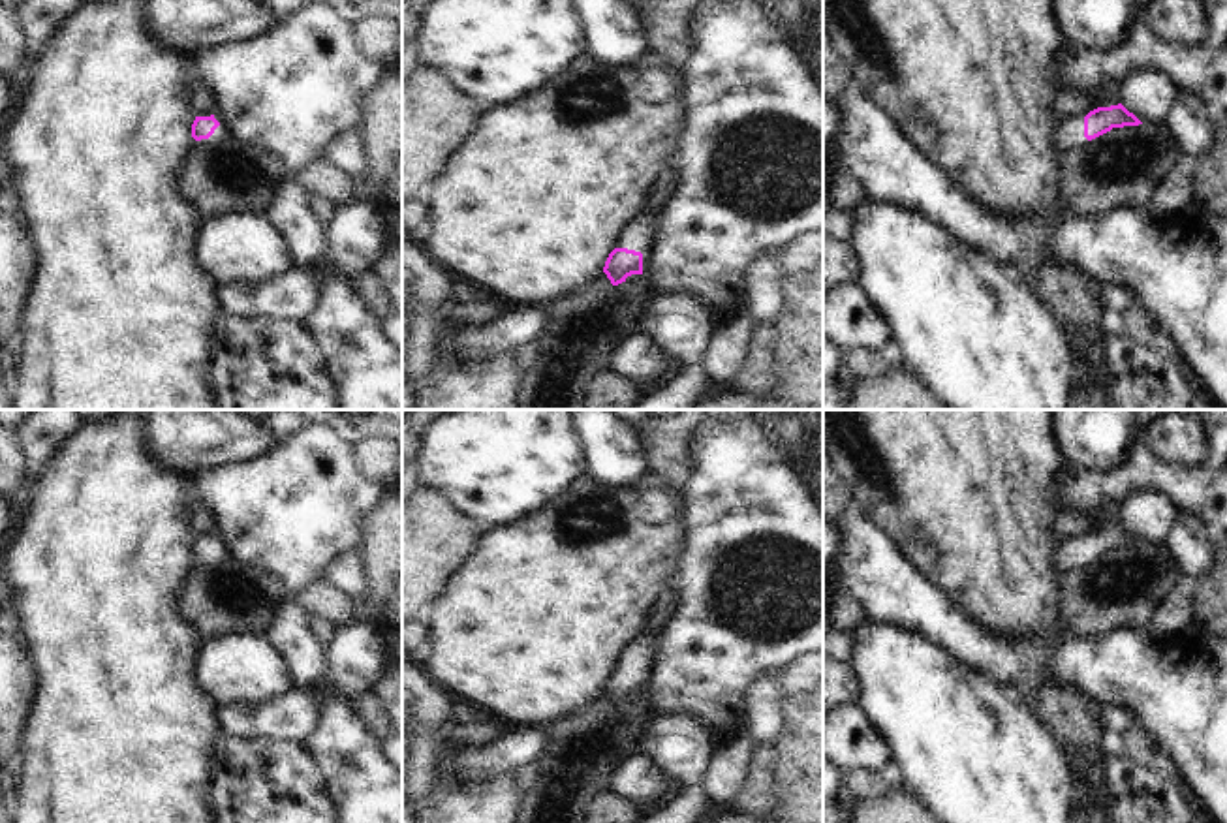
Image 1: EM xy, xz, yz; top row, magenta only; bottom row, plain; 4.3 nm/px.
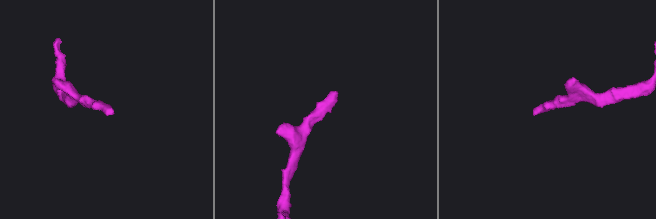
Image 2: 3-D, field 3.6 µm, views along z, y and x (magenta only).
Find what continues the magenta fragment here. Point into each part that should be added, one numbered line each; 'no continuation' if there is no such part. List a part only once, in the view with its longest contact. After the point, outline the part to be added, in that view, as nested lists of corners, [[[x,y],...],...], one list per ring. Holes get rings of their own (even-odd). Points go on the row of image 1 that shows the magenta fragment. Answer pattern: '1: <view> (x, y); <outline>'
1: xz (637, 233); [[[637,214],[618,233],[616,248],[645,252],[658,227],[658,214]]]

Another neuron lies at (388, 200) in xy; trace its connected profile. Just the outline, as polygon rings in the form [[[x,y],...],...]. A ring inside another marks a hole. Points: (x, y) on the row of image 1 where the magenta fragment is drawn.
[[[402,154],[385,184],[368,195],[387,229],[387,241],[402,248]]]

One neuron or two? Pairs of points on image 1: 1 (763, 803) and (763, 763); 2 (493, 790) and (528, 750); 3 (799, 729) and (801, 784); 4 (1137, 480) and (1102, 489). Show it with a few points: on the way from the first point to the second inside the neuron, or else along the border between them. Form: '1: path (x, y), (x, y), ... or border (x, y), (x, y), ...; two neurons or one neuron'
1: path (763, 793), (763, 773); one neuron
2: border (466, 763), (481, 776), (513, 769); two neurons
3: path (801, 743), (801, 771); one neuron
4: path (1128, 480), (1111, 489); one neuron

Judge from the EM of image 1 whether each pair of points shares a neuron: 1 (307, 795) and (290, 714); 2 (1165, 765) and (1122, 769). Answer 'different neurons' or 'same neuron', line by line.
1: different neurons
2: different neurons

